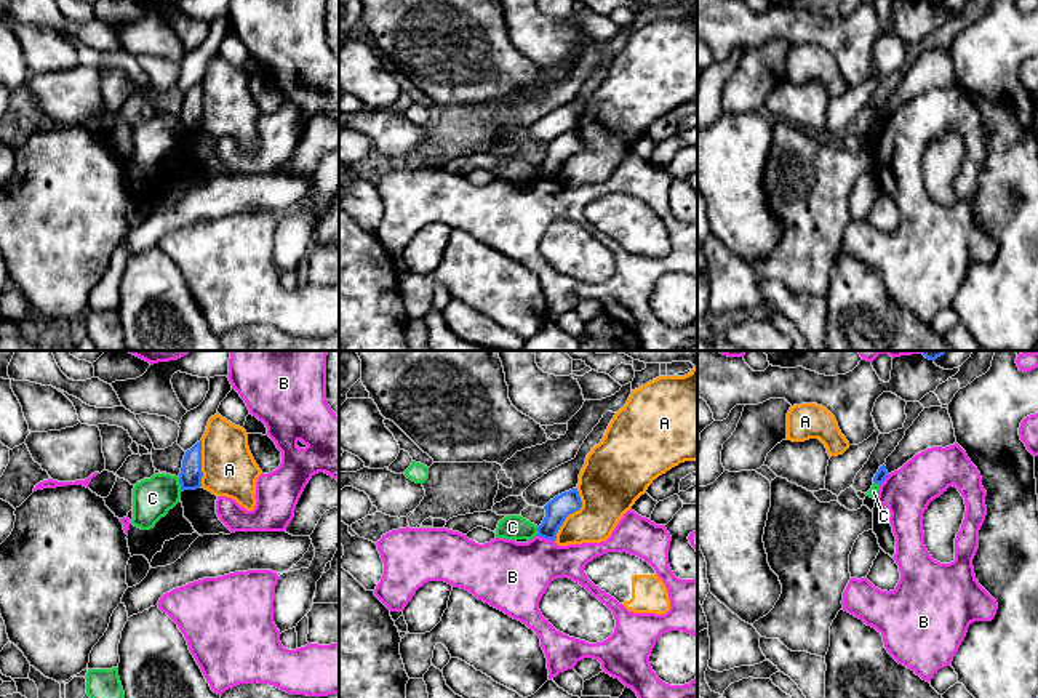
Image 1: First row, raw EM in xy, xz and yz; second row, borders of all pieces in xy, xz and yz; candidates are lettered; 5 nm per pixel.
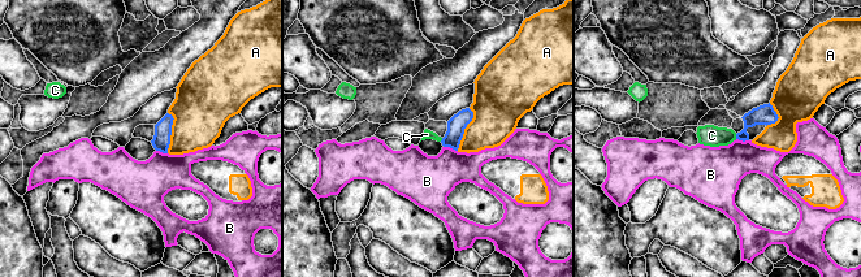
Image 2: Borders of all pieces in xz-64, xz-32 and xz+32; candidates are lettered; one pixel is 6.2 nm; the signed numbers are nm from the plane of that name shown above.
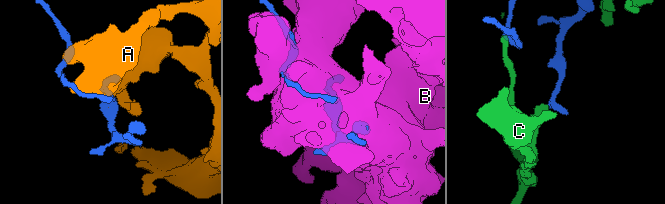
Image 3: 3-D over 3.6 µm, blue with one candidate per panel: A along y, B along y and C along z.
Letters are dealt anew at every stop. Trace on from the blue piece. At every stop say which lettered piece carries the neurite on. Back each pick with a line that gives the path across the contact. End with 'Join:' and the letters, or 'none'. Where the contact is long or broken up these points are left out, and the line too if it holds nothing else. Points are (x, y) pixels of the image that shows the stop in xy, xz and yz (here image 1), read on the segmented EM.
Join: none

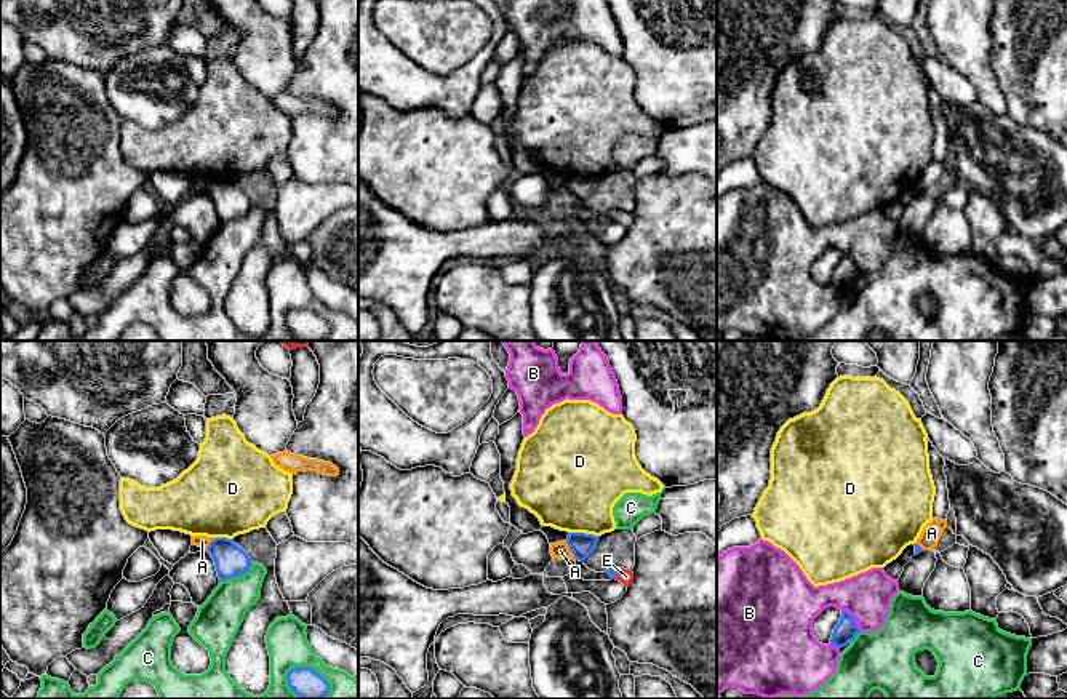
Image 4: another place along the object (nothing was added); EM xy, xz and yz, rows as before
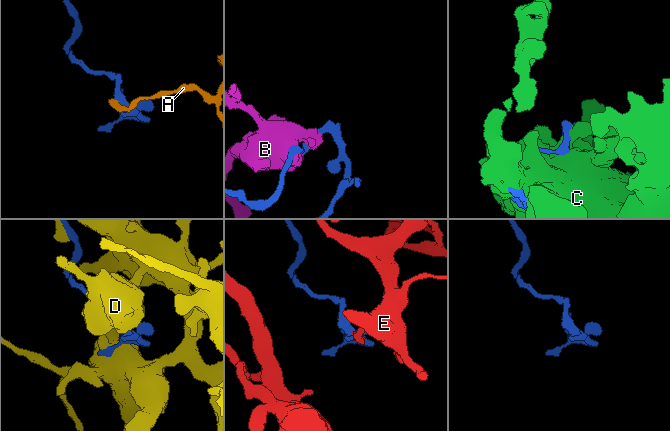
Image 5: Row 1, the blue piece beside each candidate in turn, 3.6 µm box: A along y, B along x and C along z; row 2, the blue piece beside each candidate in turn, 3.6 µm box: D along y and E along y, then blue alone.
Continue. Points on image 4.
E: runs through xz (611, 571), (616, 573), (626, 576)
Join: E

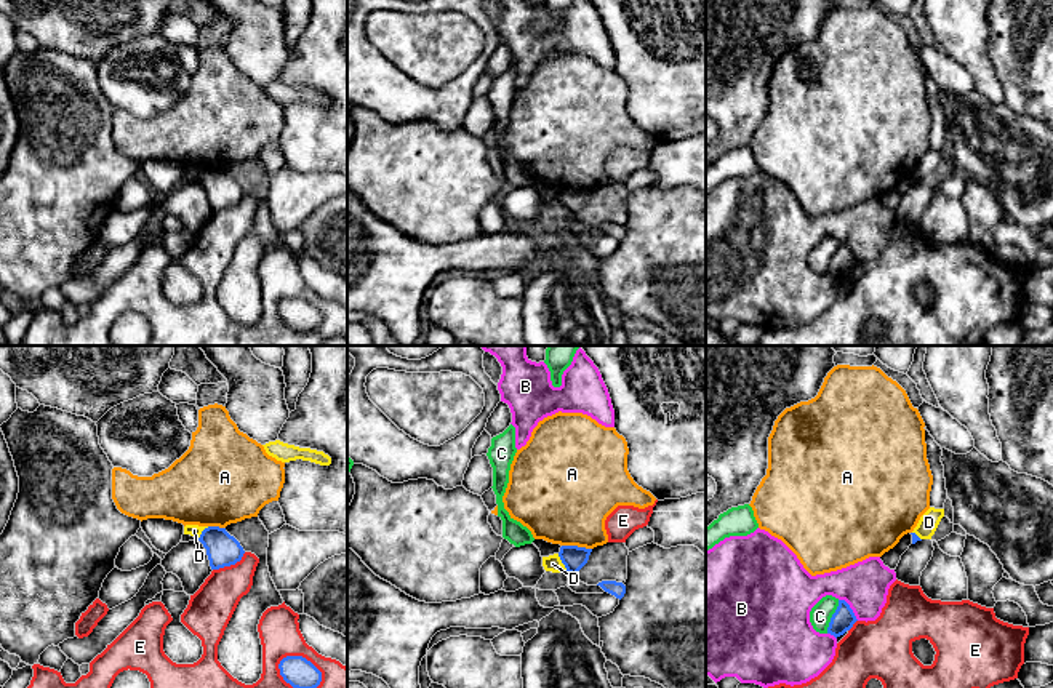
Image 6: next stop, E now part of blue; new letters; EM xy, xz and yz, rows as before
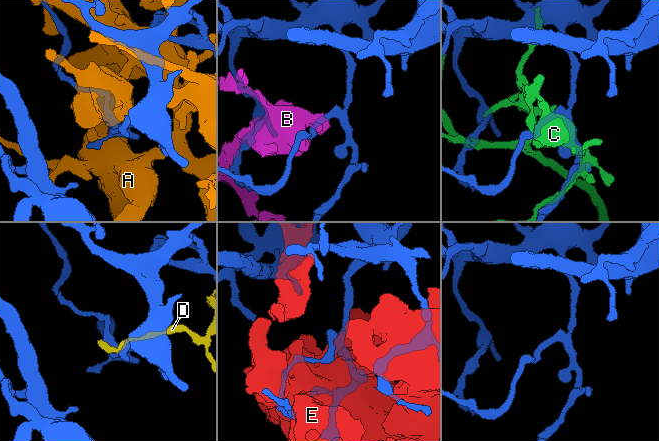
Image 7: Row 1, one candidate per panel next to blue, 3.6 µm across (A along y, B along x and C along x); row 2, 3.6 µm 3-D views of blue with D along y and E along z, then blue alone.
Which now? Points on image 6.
Join: none

